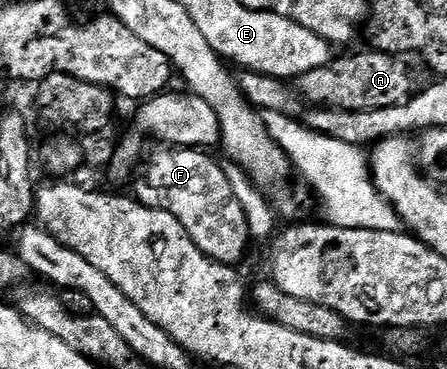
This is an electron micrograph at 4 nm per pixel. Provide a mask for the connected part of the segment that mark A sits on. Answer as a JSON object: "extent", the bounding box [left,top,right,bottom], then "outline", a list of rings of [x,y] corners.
{"extent":[295,48,417,112],"outline":[[[372,48],[366,50],[366,54],[353,54],[350,58],[334,57],[325,66],[300,75],[295,82],[297,93],[310,107],[347,112],[397,106],[412,98],[417,78],[413,75],[413,66],[409,60],[396,54],[383,54]]]}

